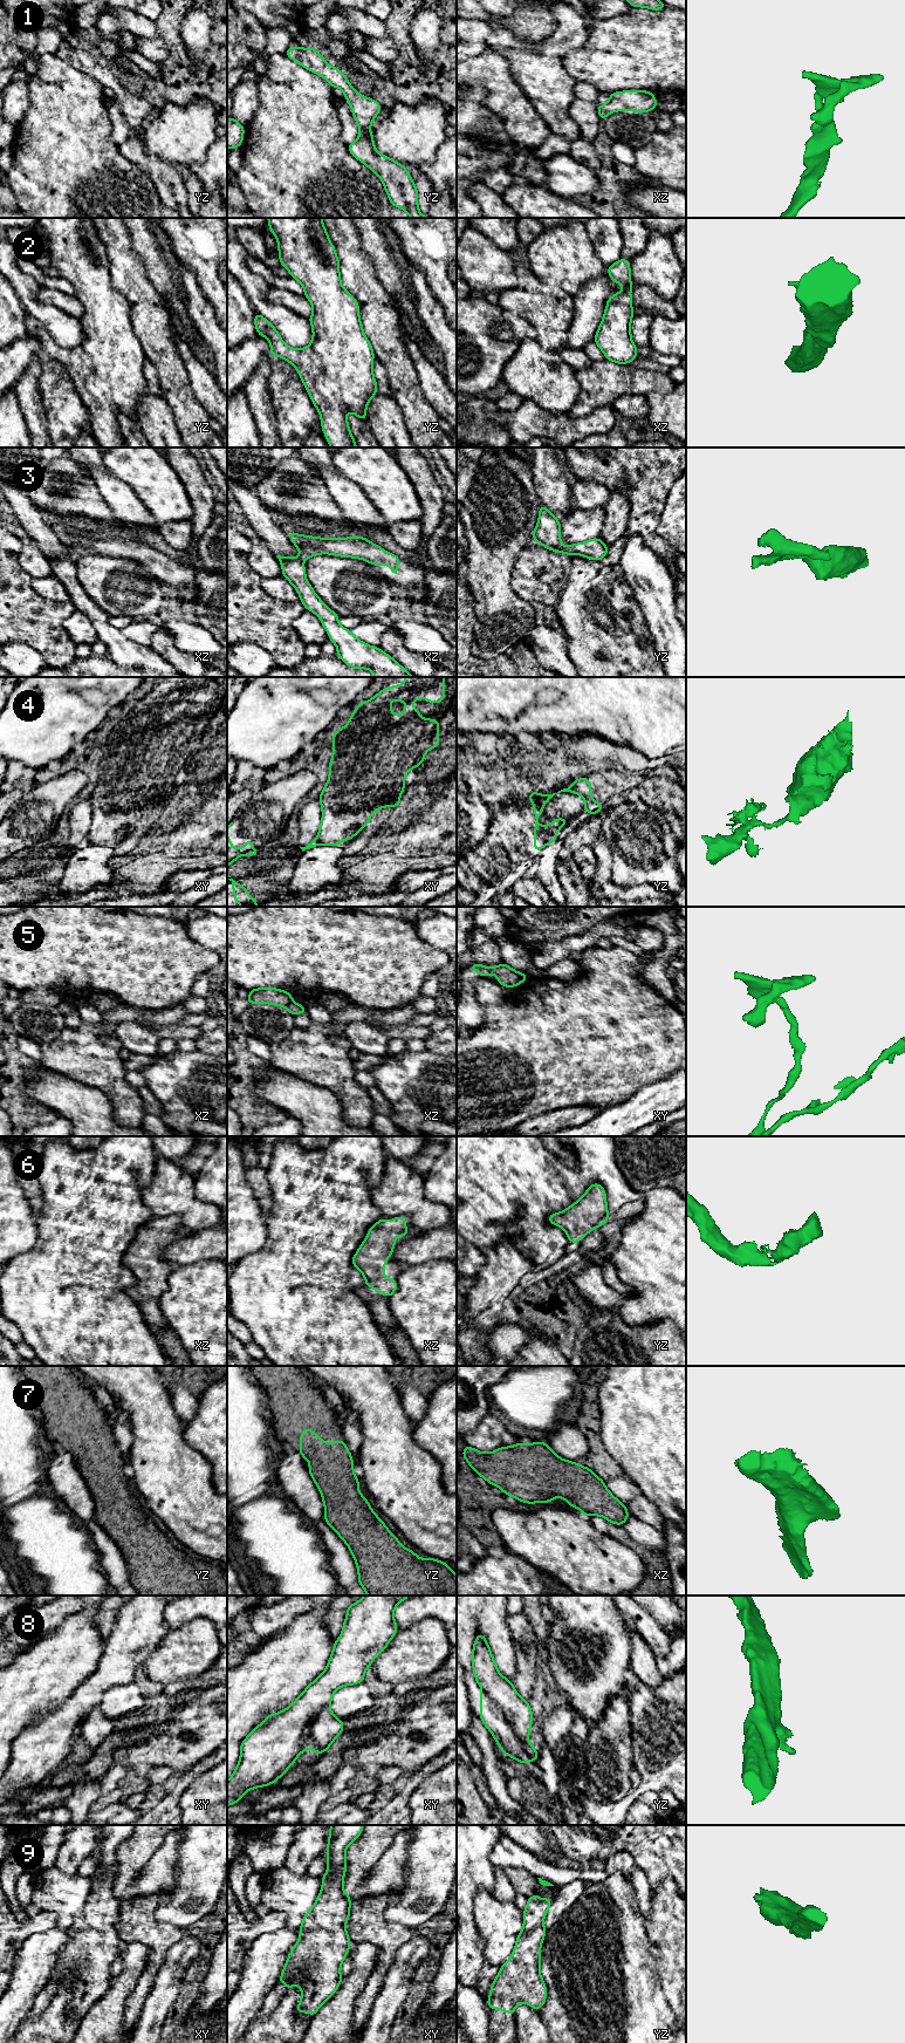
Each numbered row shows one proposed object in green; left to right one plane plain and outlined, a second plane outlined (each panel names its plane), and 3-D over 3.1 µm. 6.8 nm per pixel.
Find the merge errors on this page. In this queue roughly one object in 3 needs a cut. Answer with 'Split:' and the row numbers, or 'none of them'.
Split: 3, 4, 5, 8

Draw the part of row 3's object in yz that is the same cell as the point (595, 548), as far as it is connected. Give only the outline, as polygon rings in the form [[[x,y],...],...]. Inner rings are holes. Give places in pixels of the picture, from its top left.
[[[599,538],[591,539],[589,541],[573,544],[567,546],[564,554],[575,555],[594,559],[602,561],[606,555],[609,546],[606,546]]]

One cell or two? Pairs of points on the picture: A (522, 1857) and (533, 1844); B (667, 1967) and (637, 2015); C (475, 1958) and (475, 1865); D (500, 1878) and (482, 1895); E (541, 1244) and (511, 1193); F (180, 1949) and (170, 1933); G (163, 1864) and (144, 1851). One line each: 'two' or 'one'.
A: two
B: two
C: one
D: two
E: one
F: two
G: two

